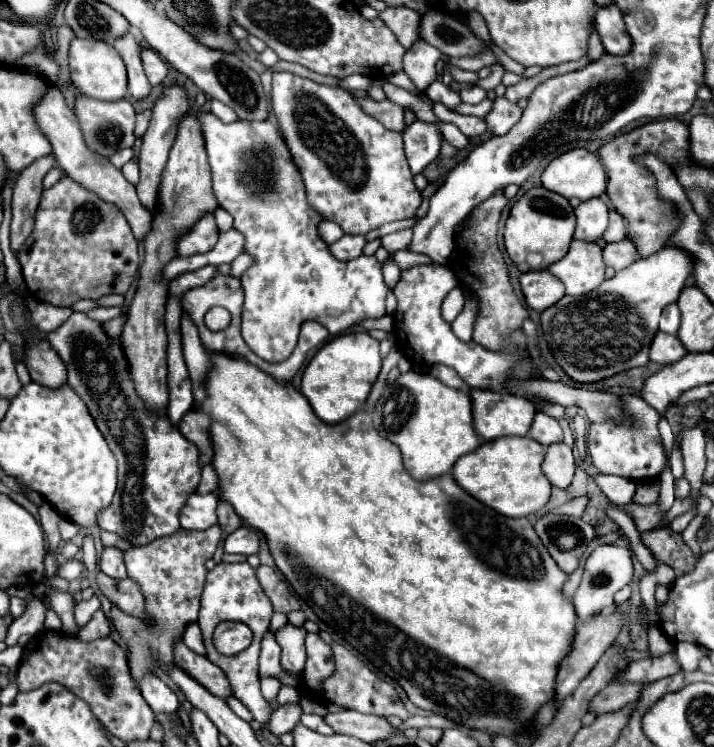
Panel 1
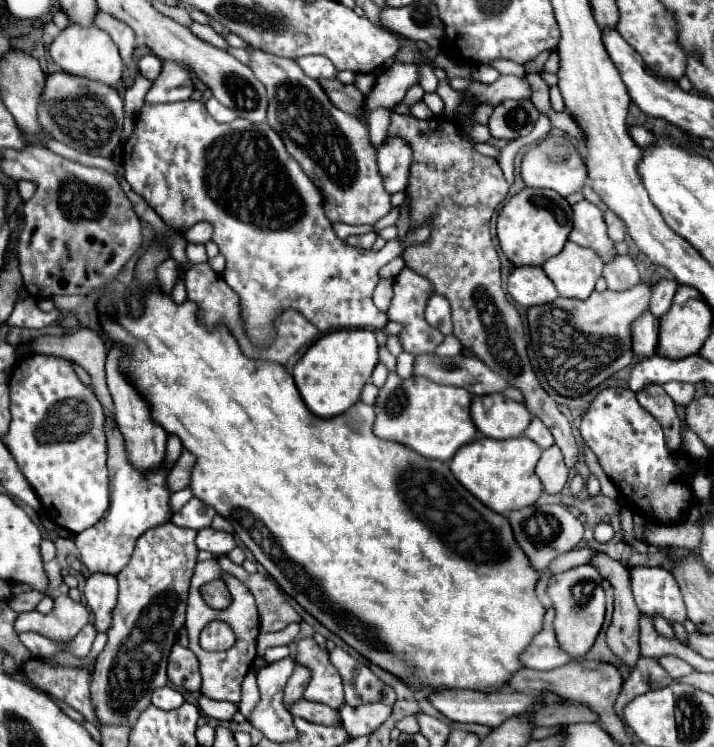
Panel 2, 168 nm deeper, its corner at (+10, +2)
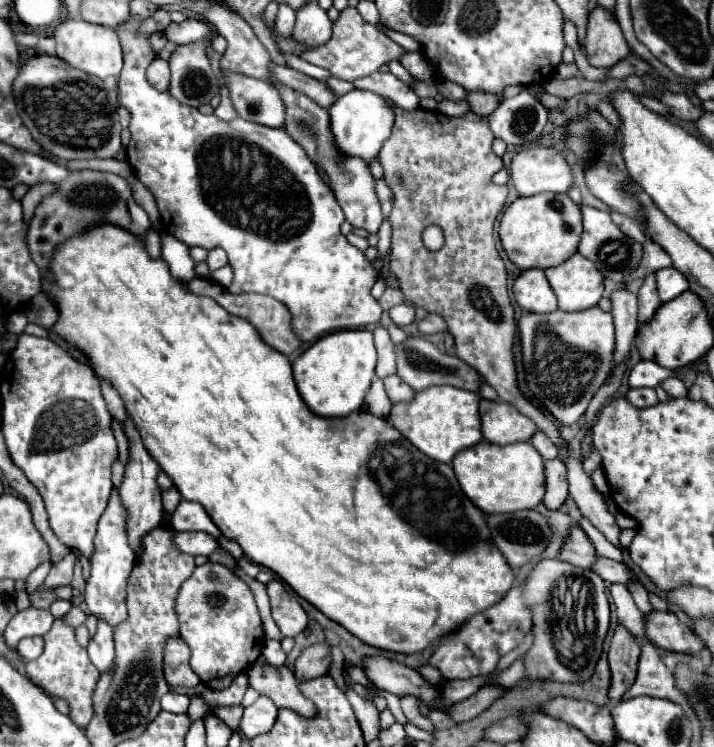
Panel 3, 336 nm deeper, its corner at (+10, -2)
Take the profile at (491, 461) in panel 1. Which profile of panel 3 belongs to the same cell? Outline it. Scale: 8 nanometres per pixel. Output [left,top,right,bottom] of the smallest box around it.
[453,440,545,514]

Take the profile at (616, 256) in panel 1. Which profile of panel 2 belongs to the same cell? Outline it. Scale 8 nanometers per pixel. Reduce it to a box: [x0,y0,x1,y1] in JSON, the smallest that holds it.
[603,256,641,290]

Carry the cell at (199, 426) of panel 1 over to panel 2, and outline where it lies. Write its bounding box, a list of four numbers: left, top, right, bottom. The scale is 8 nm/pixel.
[167,450,193,492]

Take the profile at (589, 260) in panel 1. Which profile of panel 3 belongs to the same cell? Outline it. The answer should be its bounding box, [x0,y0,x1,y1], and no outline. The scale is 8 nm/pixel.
[545,252,603,310]

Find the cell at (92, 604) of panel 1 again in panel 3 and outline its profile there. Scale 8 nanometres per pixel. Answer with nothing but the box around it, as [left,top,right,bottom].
[25,618,101,728]

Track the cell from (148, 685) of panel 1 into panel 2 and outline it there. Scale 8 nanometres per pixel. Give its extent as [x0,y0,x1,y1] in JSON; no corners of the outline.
[153,686,185,710]

